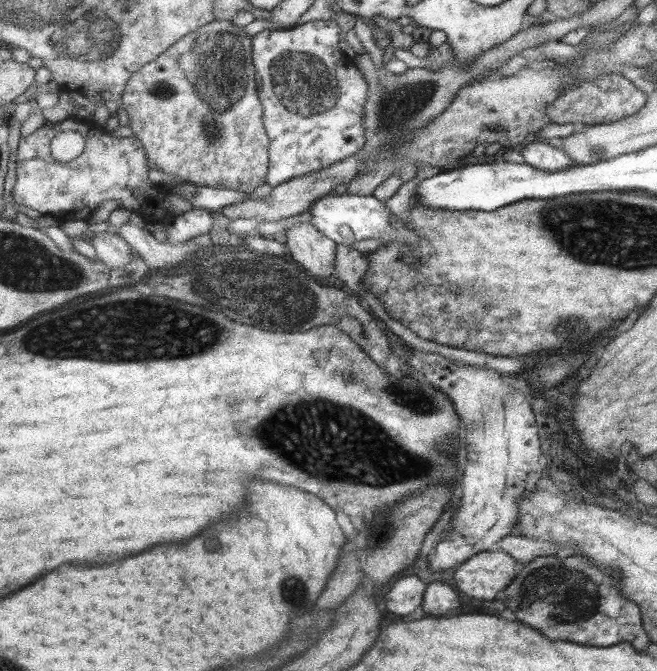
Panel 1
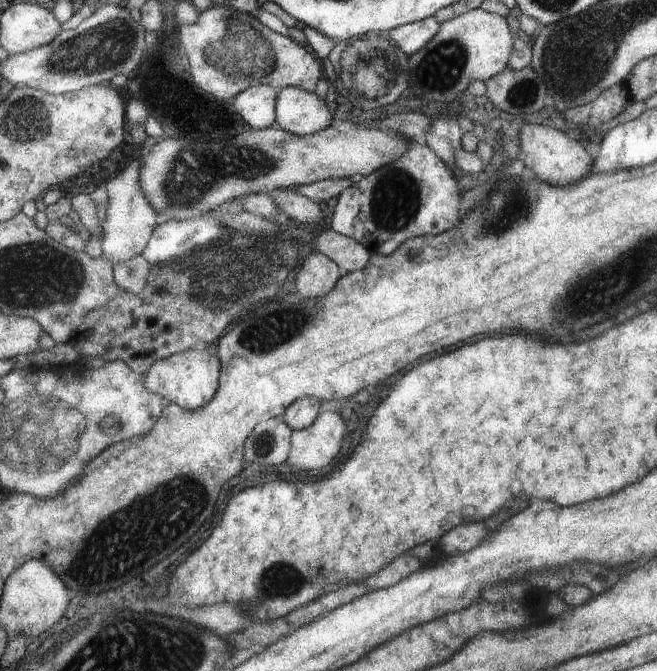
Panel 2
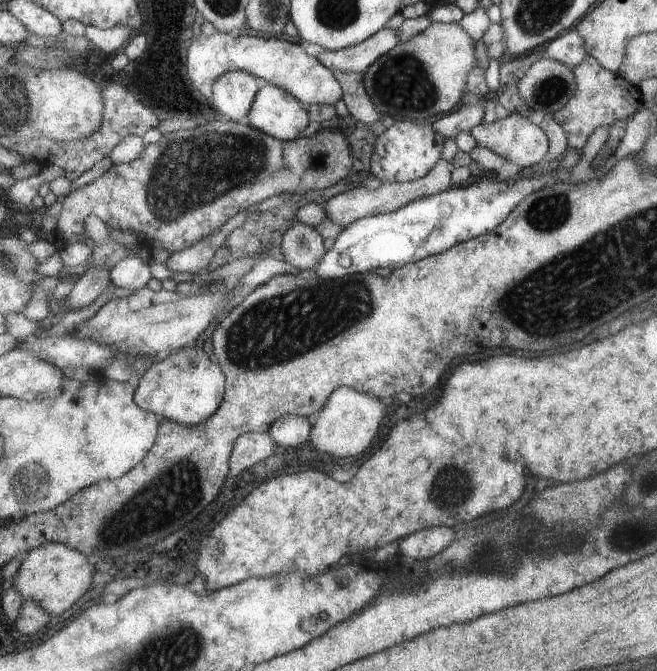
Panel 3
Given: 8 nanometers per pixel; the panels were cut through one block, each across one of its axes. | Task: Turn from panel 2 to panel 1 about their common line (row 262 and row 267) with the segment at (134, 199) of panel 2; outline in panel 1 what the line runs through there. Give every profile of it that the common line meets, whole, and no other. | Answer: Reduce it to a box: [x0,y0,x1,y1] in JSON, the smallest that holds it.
[90,231,133,269]

